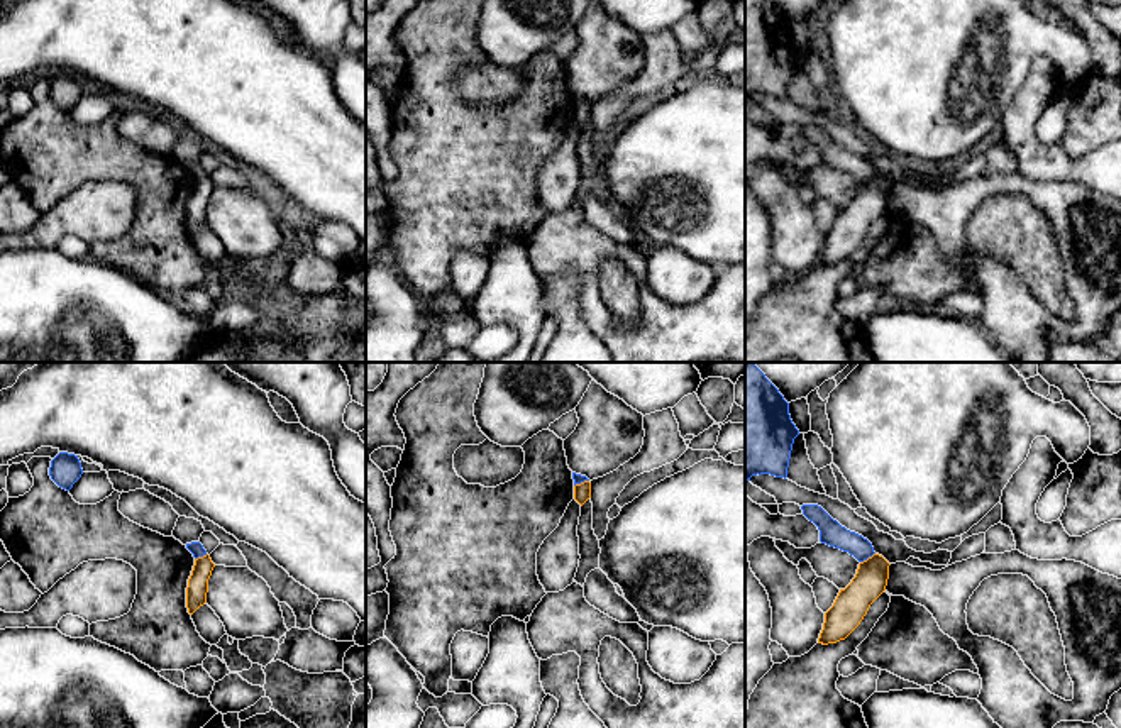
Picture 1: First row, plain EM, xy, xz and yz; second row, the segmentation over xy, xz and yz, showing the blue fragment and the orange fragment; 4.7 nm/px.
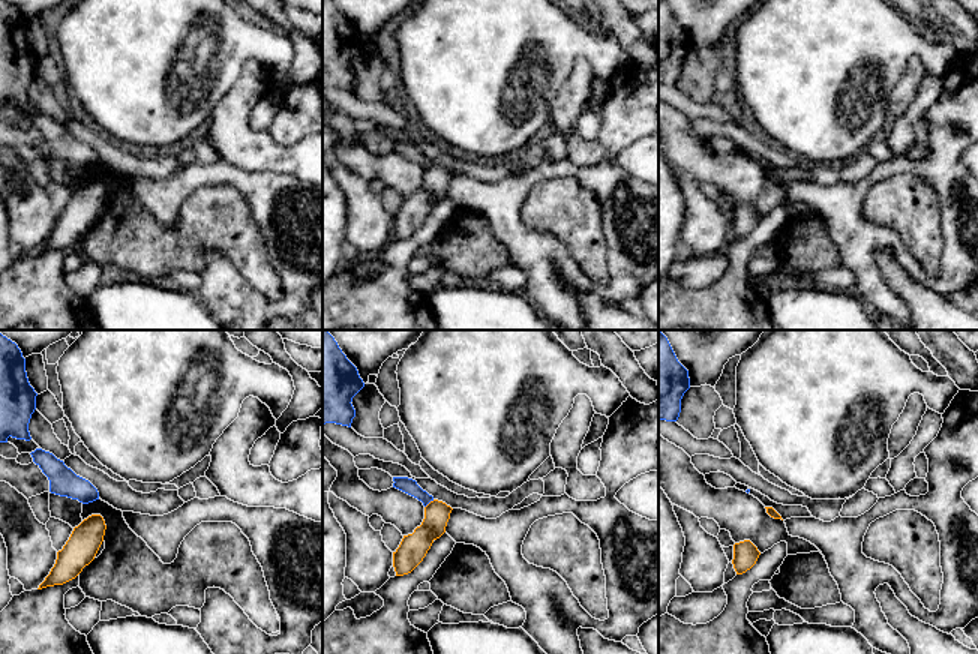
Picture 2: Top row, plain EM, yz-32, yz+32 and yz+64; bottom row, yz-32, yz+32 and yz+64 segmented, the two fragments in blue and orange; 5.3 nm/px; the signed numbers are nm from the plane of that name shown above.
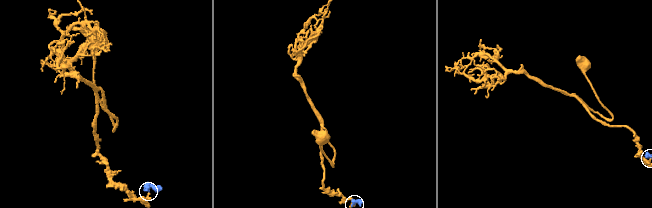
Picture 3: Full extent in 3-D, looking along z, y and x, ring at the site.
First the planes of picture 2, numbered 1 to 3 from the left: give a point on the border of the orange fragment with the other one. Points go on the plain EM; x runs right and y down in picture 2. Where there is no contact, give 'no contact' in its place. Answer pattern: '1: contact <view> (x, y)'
1: no contact
2: contact yz+32 (429, 165)
3: no contact

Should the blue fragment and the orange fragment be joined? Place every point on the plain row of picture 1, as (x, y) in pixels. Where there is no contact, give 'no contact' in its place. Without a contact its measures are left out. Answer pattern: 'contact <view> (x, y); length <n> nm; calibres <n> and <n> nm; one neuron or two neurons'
contact yz (867, 178); length 90 nm; calibres 120 and 160 nm; two neurons

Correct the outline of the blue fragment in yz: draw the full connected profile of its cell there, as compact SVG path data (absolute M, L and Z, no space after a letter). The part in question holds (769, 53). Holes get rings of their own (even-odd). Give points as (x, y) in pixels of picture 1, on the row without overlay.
M745 0L745 102L757 95L786 100L798 56L779 10L769 0Z

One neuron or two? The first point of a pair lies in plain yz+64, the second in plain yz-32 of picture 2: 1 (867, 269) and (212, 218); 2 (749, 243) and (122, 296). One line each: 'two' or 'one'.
1: two
2: two

